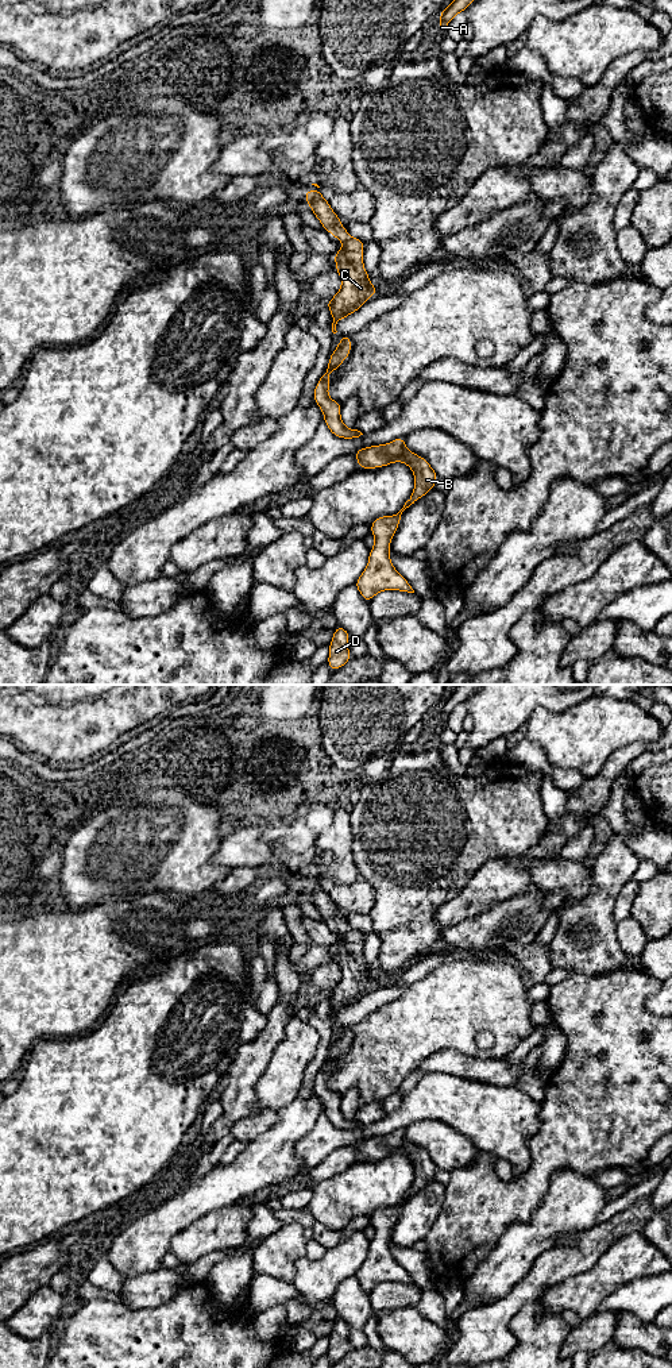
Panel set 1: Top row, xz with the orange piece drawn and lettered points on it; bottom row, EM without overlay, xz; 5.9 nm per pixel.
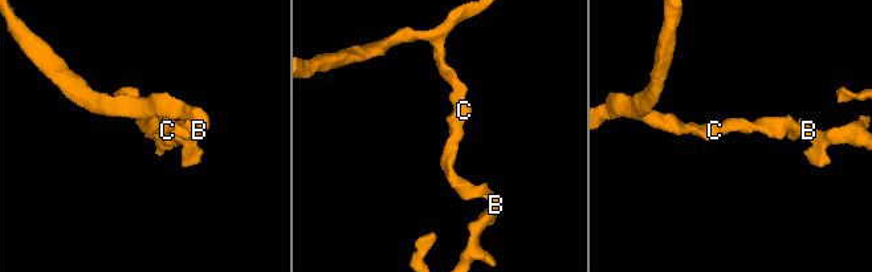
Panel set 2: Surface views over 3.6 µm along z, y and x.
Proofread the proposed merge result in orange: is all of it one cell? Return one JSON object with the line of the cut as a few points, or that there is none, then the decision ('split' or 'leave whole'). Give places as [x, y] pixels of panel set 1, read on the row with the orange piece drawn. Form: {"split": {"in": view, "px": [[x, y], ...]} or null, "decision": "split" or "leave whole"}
{"split": null, "decision": "leave whole"}

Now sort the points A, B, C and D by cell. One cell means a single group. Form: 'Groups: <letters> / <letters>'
Groups: A B C D

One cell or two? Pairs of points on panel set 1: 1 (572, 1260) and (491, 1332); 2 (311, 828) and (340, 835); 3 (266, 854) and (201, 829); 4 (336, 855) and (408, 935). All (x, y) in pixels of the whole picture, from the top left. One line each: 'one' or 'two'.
1: one
2: two
3: two
4: two

